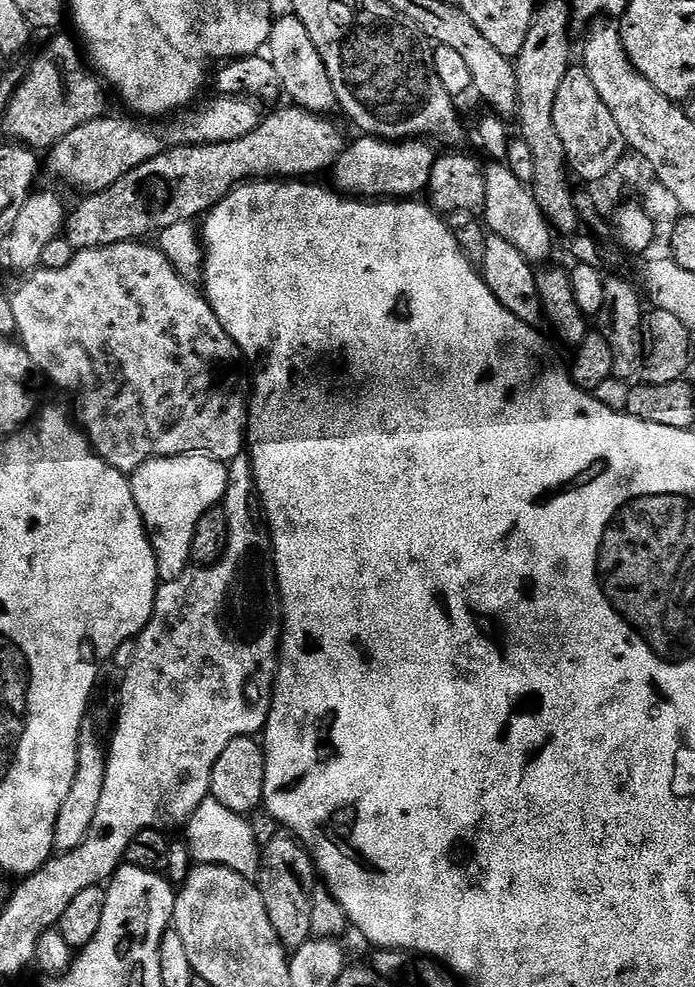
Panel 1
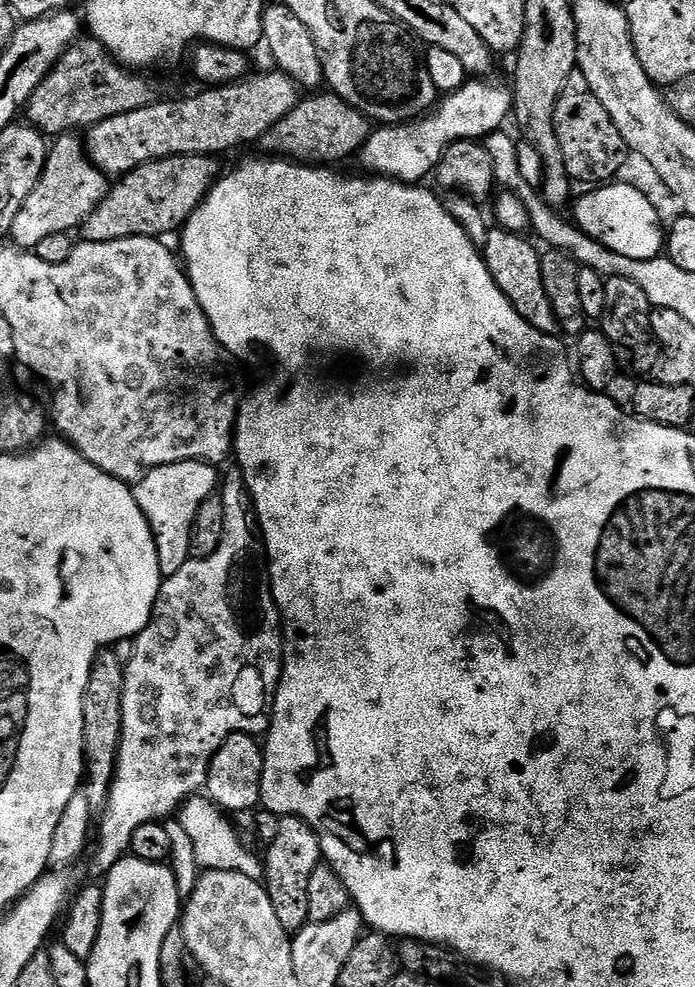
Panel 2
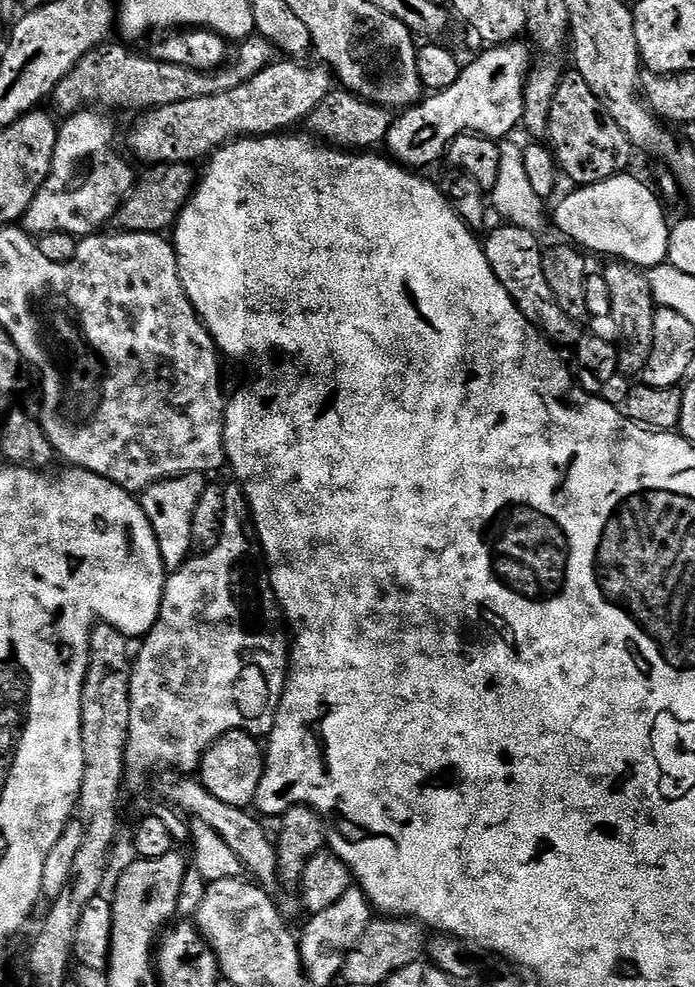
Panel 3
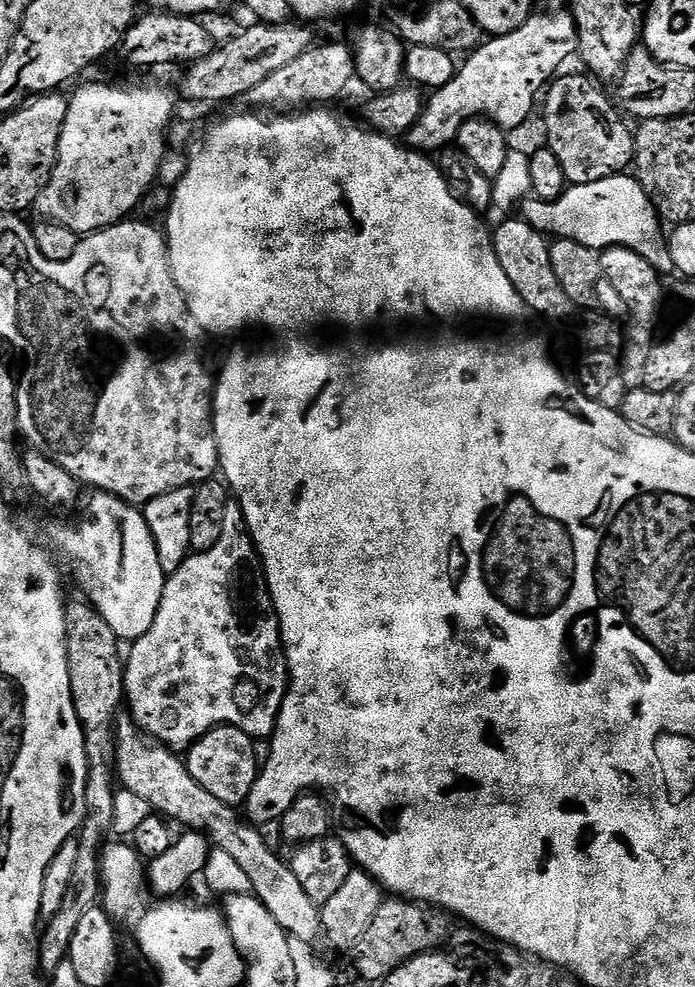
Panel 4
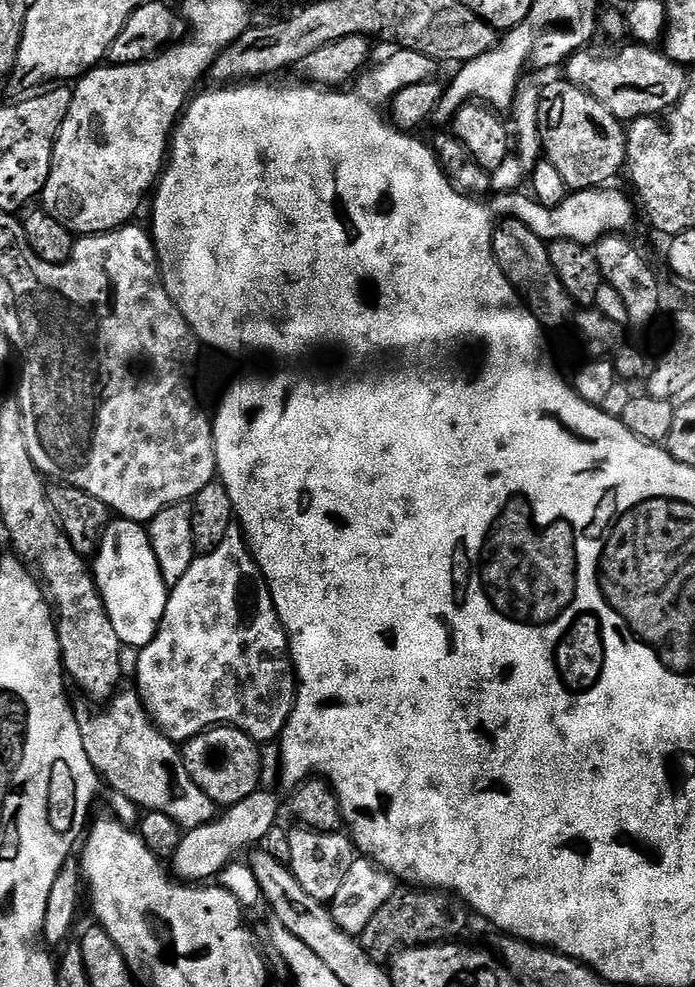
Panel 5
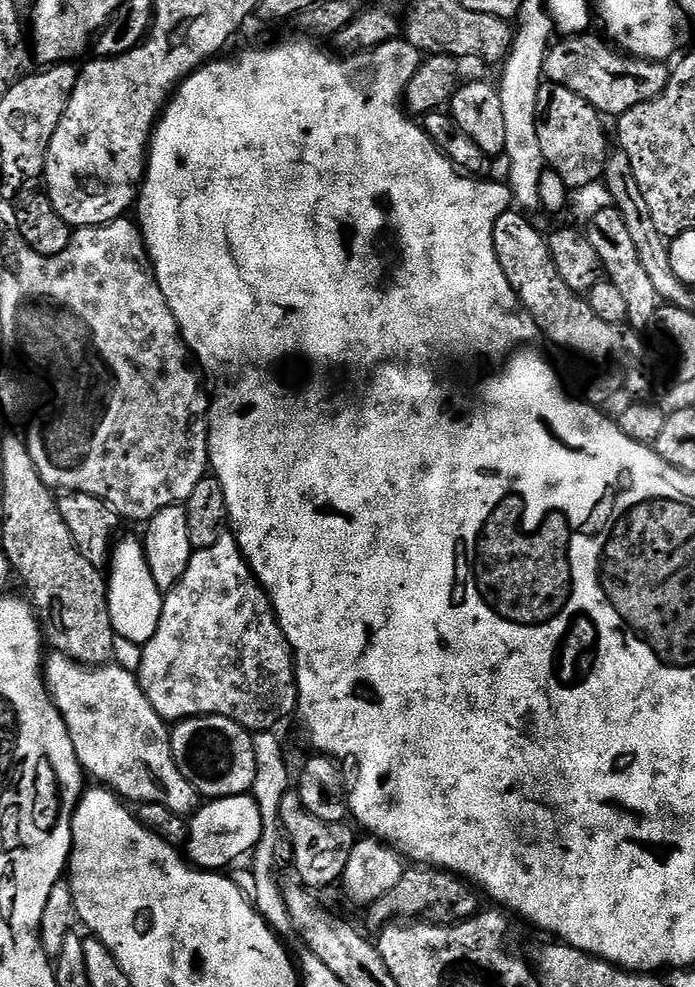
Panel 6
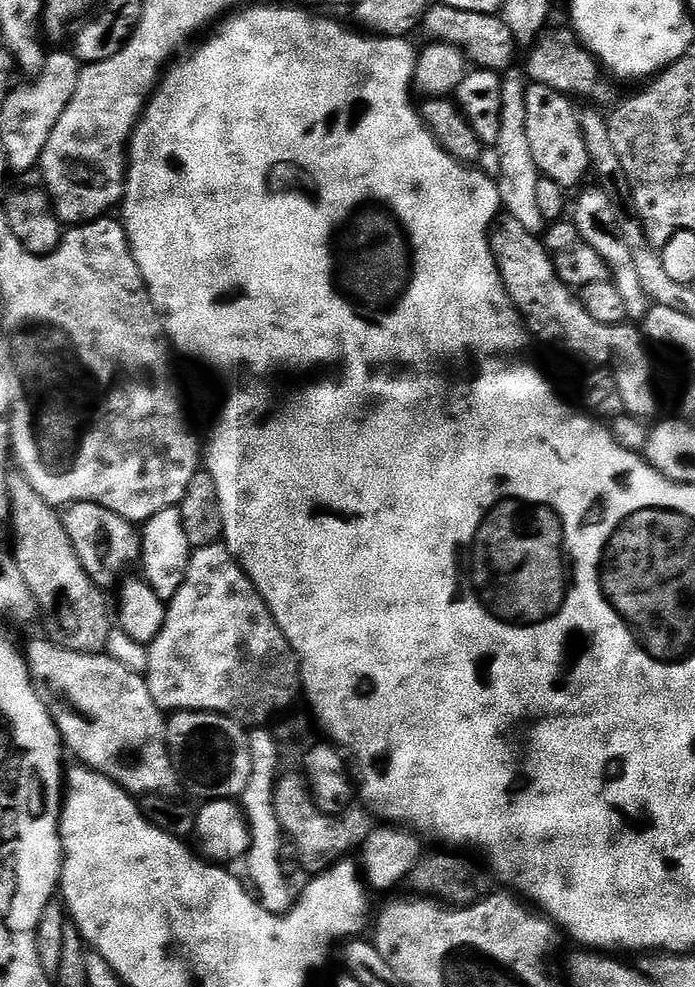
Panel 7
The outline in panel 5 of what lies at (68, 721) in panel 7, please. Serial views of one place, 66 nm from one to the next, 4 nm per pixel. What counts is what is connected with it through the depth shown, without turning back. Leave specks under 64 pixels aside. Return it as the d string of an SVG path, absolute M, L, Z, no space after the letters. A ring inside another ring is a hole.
M120 690L103 705L101 712L77 711L76 721L82 730L82 746L94 770L120 796L137 804L144 812L166 814L185 830L199 824L211 824L218 815L218 805L190 778L181 749L162 735L149 718L139 692Z

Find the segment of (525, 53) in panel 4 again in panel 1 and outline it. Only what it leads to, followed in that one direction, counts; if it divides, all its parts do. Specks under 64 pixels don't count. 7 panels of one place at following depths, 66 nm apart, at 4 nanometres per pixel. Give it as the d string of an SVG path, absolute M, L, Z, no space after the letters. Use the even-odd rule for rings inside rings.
M367 134L357 137L345 147L334 169L335 187L341 193L353 198L416 198L427 189L438 155L427 139L381 140Z

